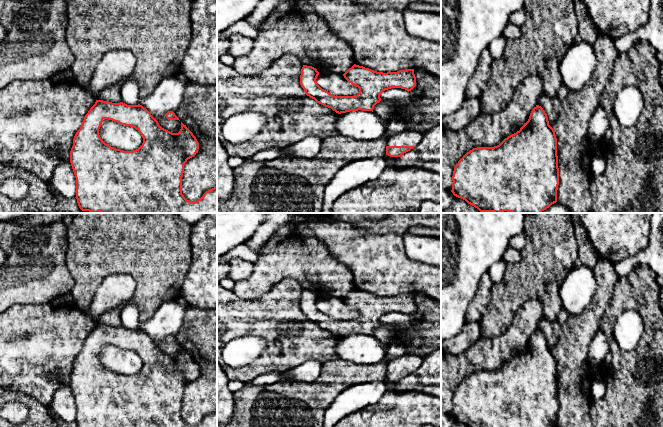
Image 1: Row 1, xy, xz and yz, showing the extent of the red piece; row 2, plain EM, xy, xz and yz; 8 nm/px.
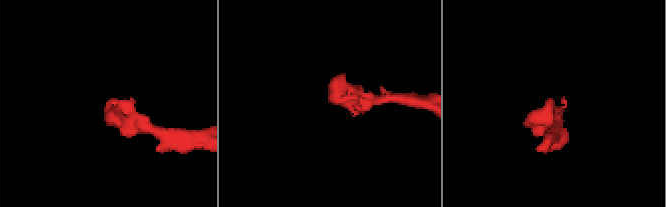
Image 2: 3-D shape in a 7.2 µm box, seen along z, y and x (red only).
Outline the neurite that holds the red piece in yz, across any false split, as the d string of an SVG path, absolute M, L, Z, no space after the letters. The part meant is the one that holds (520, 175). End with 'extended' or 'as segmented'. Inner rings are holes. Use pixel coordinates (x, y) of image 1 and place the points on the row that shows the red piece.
M543 92L528 121L519 131L505 138L497 146L477 147L467 152L454 167L451 190L453 195L465 200L480 212L541 213L556 203L559 168L554 124L557 111L562 111L562 106L555 98Z; extended

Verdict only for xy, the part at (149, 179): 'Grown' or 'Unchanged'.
Grown

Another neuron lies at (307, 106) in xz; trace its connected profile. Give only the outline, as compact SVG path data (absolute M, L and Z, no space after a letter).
M304 102L303 108L296 112L263 112L262 114L268 117L268 123L265 129L257 133L252 139L241 144L232 144L227 141L223 142L223 146L229 157L240 157L248 160L258 152L290 145L307 136L317 136L325 139L338 135L337 119L339 114L331 108L325 107L317 102Z

